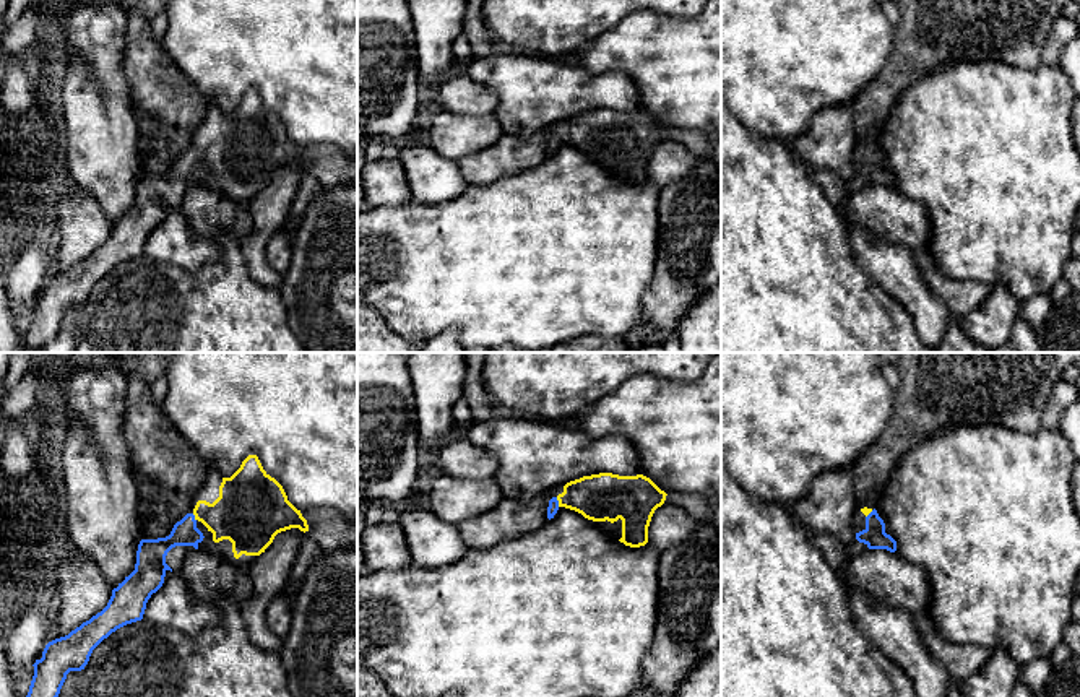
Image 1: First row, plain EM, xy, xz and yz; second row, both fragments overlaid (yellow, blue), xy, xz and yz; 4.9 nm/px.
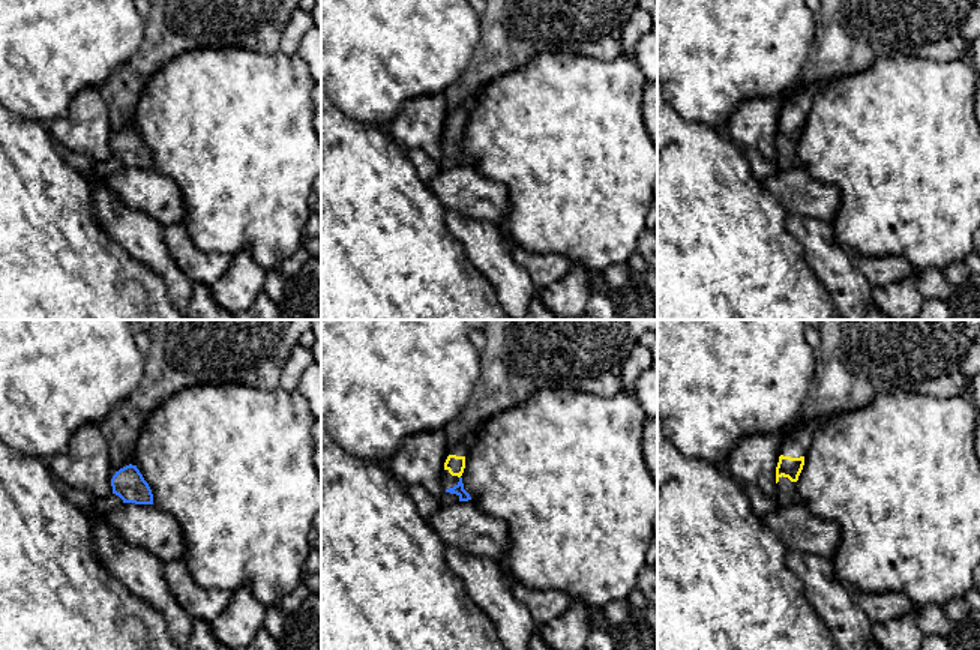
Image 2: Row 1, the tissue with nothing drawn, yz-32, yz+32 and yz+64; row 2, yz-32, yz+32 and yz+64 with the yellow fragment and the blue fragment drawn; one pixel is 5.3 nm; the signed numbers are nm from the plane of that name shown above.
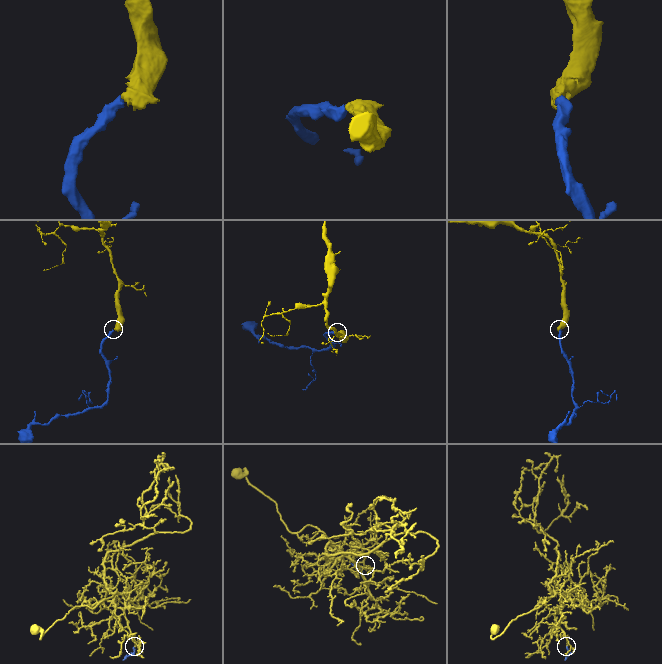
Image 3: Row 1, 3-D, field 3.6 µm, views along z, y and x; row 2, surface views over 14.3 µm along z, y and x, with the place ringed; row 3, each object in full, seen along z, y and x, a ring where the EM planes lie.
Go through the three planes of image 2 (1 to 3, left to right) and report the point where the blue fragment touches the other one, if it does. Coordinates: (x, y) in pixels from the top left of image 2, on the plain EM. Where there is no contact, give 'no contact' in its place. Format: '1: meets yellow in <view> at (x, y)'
1: no contact
2: no contact
3: no contact

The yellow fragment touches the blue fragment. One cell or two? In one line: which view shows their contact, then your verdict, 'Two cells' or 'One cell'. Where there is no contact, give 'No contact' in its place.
Touches yellow in xz. One cell

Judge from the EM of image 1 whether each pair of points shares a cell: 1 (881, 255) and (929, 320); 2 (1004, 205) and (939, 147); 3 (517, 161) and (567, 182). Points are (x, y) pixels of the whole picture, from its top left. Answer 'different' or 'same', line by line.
1: same
2: same
3: different

